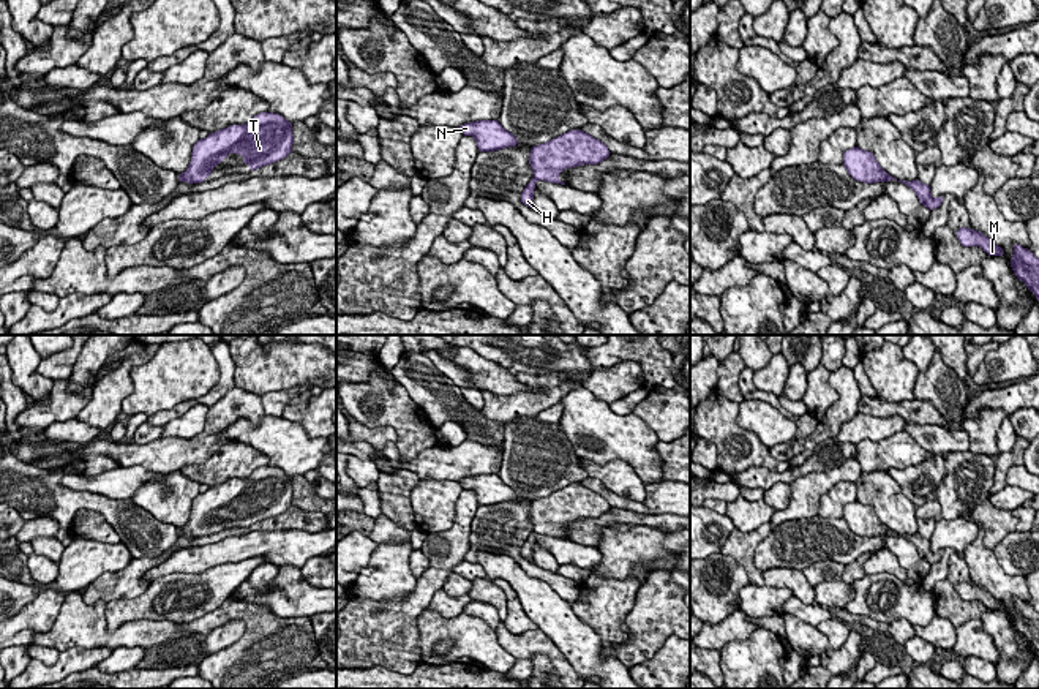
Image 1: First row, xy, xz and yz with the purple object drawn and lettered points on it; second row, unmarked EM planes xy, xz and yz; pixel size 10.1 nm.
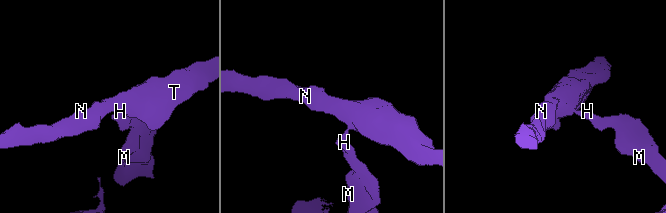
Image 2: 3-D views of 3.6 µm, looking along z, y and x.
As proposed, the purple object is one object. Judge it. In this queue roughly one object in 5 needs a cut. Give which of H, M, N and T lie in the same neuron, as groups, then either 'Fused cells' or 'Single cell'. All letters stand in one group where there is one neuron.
Groups: H M / N T. Fused cells

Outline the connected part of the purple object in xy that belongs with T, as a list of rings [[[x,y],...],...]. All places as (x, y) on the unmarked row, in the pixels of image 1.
[[[261,466],[246,479],[231,479],[199,493],[188,523],[180,528],[186,537],[201,537],[227,507],[238,507],[249,525],[286,512],[292,506],[292,477],[283,469]]]

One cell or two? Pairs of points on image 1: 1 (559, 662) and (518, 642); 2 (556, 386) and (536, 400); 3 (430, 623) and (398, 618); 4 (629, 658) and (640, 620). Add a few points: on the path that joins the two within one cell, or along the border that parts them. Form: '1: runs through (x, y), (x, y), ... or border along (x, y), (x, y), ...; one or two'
1: runs through (550, 651), (542, 643), (529, 643); one
2: runs through (551, 387), (540, 395); one
3: border along (425, 610), (417, 617), (419, 653), (422, 658); two
4: runs through (637, 648), (640, 645), (640, 629); one

